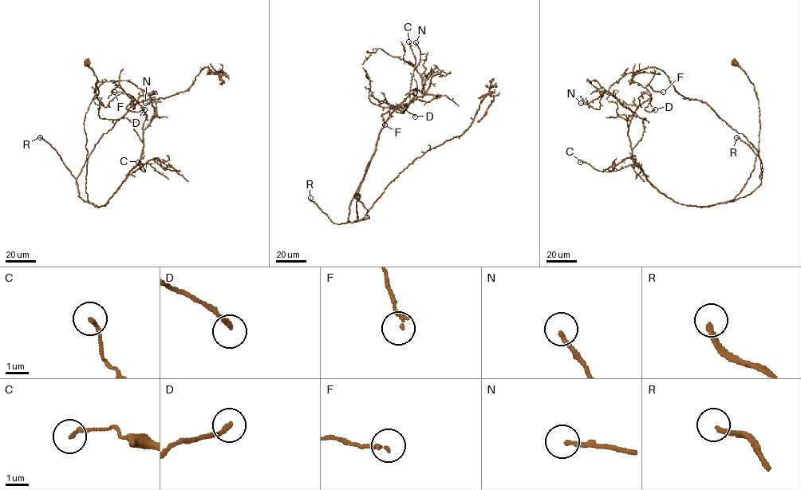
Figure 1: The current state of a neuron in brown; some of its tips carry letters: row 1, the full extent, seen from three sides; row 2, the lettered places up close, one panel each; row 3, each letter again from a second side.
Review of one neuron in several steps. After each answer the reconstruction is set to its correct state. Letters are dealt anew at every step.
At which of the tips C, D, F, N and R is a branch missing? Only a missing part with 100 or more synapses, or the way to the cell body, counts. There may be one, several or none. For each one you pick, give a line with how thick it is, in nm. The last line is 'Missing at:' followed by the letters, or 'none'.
R: 200 nm thick
Missing at: R

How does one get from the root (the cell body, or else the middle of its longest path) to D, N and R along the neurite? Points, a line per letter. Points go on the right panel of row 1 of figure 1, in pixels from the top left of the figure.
D: (735, 63), (754, 86), (760, 130), (733, 199), (681, 204), (648, 180), (627, 119), (649, 99), (655, 109)
N: (735, 63), (758, 100), (759, 152), (724, 203), (660, 193), (633, 160), (633, 112), (607, 91), (581, 103)
R: (735, 63), (758, 100), (759, 152), (743, 190), (724, 203), (749, 195), (761, 183), (760, 159), (736, 137)

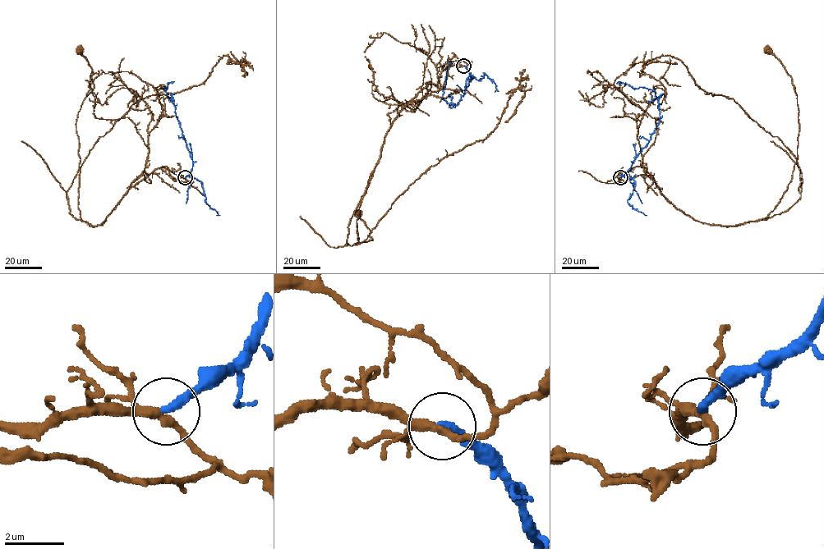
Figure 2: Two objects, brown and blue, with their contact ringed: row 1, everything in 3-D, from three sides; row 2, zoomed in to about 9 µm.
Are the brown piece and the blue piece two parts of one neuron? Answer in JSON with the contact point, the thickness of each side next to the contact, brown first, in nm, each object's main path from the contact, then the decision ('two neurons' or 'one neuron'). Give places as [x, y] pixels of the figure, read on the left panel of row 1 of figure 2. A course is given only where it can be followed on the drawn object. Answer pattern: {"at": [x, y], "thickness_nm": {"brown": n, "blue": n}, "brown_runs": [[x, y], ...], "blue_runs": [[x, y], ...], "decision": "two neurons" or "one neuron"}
{"at": [185, 177], "thickness_nm": {"brown": 240, "blue": 300}, "brown_runs": [[185, 178], [172, 177], [163, 166], [130, 188], [101, 225], [80, 219], [75, 122], [94, 84], [80, 51]], "blue_runs": [[185, 177], [191, 172], [192, 158], [177, 116], [176, 107], [163, 89], [169, 82], [172, 84]], "decision": "one neuron"}

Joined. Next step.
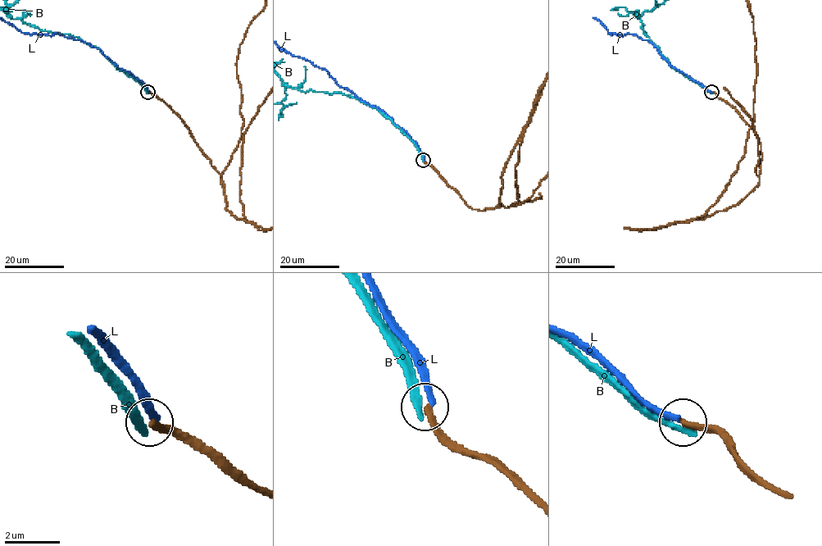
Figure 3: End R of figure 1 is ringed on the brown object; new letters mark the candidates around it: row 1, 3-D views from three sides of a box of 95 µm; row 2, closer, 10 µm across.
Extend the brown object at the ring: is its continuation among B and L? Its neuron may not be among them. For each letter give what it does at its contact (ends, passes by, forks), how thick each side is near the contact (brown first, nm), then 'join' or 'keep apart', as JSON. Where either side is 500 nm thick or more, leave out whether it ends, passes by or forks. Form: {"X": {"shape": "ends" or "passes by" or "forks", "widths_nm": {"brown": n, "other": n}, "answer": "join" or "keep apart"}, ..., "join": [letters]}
{"B": {"shape": "ends", "widths_nm": {"brown": 240, "other": 240}, "answer": "keep apart"}, "L": {"shape": "ends", "widths_nm": {"brown": 200, "other": 200}, "answer": "keep apart"}, "join": []}

